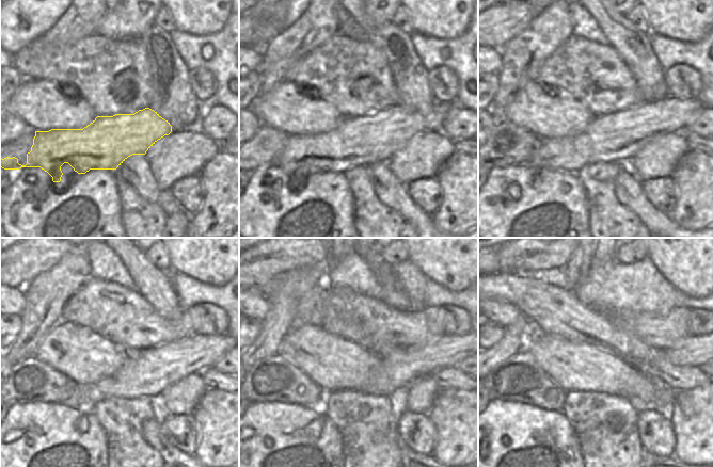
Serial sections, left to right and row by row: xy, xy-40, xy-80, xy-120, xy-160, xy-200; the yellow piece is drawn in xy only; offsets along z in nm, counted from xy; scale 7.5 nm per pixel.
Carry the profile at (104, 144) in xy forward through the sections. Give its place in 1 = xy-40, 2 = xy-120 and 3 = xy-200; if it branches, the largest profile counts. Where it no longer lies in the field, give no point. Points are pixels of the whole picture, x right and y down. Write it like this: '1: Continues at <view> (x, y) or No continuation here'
1: Continues at xy-40 (364, 140)
2: Continues at xy-120 (145, 372)
3: Continues at xy-200 (695, 351)

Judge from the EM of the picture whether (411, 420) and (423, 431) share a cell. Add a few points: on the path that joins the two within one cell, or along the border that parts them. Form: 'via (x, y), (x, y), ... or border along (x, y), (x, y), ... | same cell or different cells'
via (416, 419), (421, 420), (421, 425) | same cell

